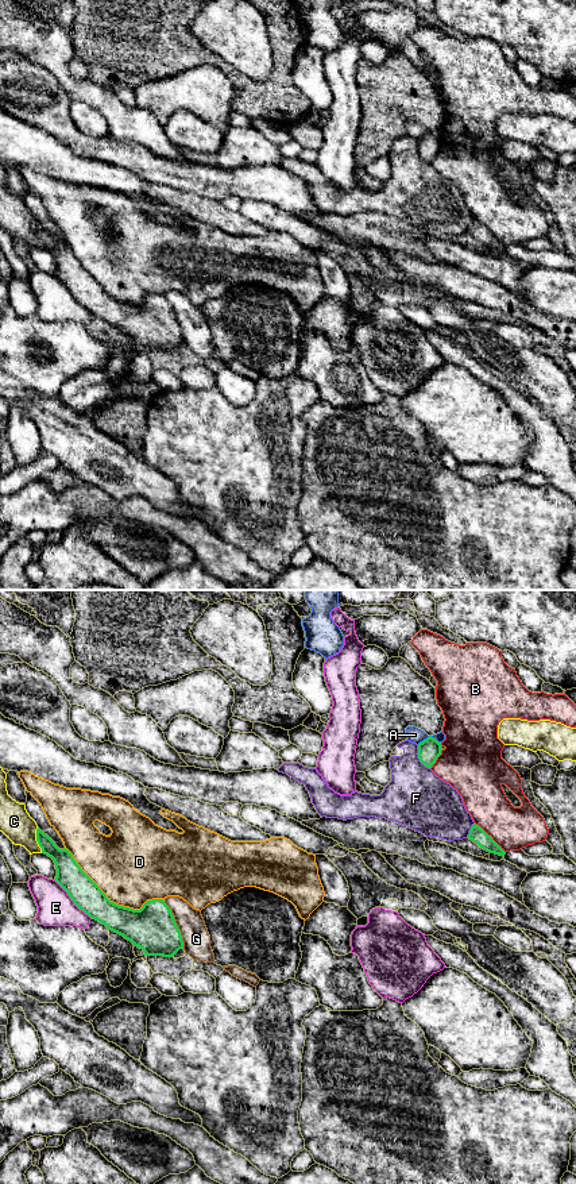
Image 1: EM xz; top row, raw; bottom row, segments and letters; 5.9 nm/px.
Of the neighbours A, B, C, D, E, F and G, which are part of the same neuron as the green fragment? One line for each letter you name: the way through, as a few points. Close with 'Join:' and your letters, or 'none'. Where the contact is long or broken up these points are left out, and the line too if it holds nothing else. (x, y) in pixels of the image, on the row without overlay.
Join: none

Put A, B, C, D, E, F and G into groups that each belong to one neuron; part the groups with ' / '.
A / B / C / D / E / F / G

